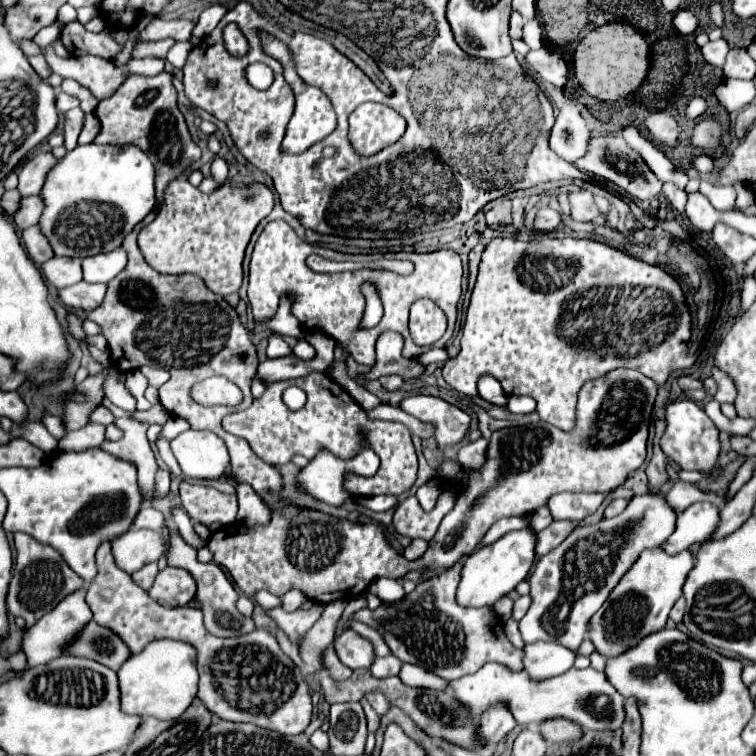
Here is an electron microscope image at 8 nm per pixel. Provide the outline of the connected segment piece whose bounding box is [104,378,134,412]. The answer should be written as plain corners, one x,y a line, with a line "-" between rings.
108,378
106,380
106,398
110,398
118,408
132,412
134,410
134,400
128,398
128,392
124,386
120,386
120,382
116,382
116,378

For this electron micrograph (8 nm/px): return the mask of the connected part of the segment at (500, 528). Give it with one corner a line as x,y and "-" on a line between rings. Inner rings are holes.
502,518
494,523
482,540
482,546
484,544
492,544
496,542
498,538
510,534
512,530
521,530
529,526
529,523
523,518

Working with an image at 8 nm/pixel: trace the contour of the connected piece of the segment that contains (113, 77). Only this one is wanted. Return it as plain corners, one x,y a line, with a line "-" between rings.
51,43
45,49
46,60
52,68
54,74
62,76
62,78
72,78
76,80
78,84
82,84
84,88
88,88
92,92
92,96
96,100
106,100
110,98
124,82
126,78
130,78
132,74
138,74
138,76
156,76
164,70
164,60
156,60
156,58
142,58
142,60
130,60
126,62
124,66
116,66
114,62
108,62
104,58
96,58
96,56
72,56
72,58
60,58
54,51
53,43

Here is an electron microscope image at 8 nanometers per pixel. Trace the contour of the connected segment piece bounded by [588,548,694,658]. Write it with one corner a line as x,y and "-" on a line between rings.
662,548
644,550
624,578
610,592
602,608
590,618
588,638
592,640
598,654
604,658
614,658
634,648
642,638
654,634
666,626
668,614
674,602
680,598
682,584
688,572
694,568
694,558
688,550
668,556

